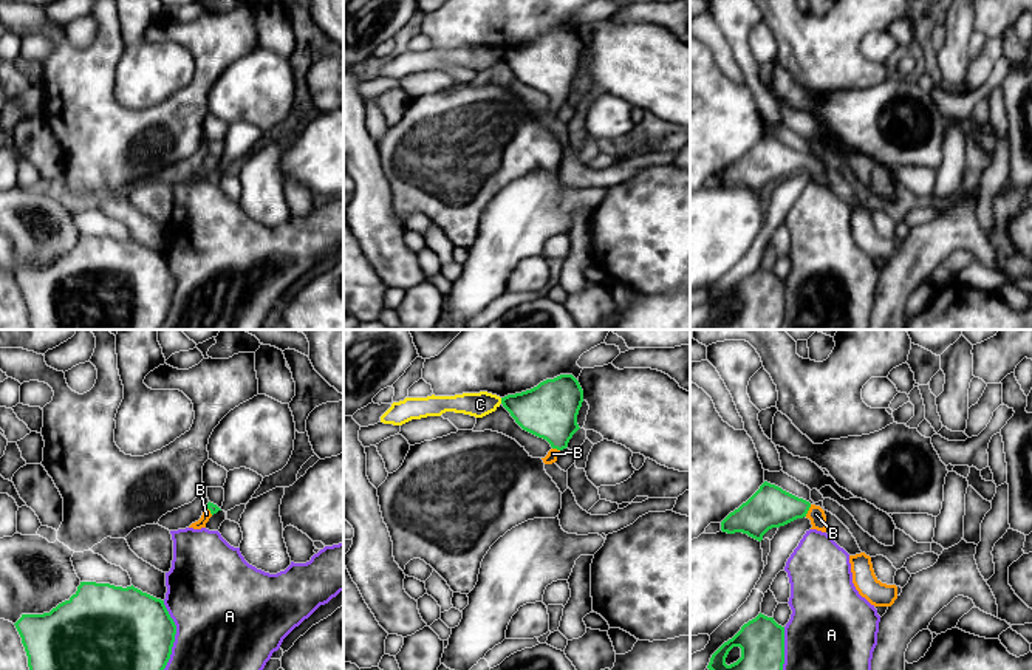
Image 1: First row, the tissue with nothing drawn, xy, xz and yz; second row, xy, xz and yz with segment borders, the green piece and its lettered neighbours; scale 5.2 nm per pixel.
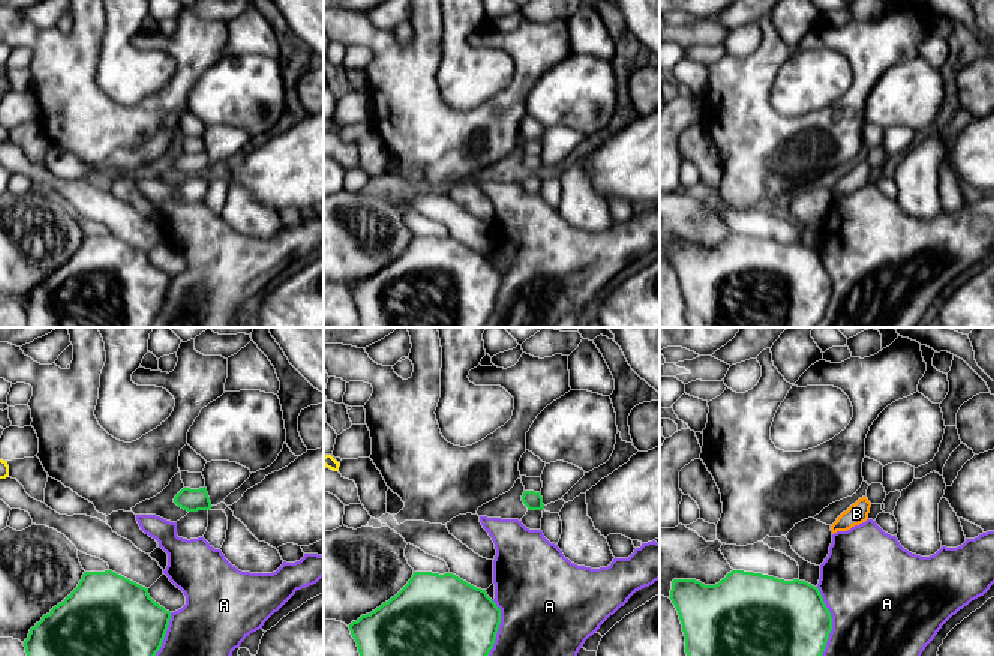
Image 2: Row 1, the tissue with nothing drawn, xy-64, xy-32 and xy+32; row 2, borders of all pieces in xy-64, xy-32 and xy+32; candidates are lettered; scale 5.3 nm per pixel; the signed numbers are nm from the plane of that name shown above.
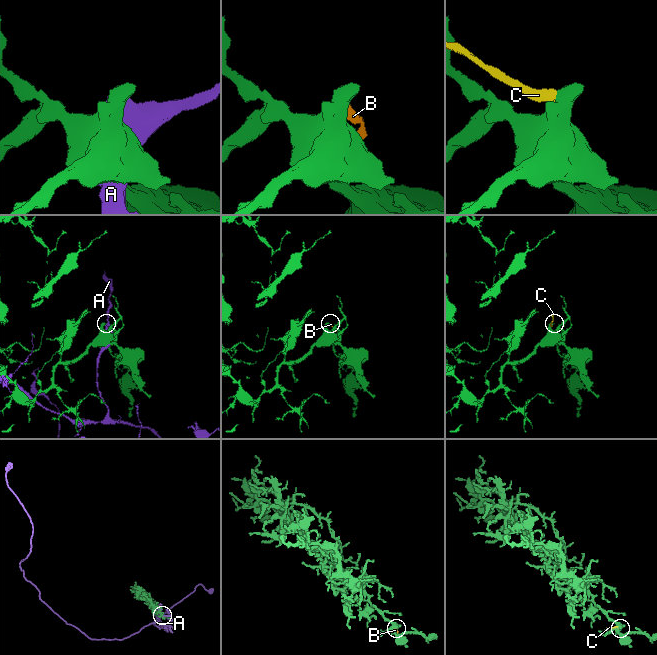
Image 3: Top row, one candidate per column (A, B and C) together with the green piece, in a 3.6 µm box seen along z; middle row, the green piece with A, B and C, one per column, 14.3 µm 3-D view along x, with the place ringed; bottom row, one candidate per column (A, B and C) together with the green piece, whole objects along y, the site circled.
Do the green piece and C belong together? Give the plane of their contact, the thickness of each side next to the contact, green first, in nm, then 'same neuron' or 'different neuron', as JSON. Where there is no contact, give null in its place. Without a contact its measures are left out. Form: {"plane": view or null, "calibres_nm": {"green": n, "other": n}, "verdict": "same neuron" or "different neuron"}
{"plane": "xz", "calibres_nm": {"green": 280, "other": 130}, "verdict": "different neuron"}

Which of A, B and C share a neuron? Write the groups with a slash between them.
A C / B

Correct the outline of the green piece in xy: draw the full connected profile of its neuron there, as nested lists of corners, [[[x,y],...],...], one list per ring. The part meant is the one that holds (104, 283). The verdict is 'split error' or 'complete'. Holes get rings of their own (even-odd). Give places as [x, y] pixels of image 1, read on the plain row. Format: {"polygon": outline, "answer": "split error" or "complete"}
{"polygon": [[[80,235],[77,244],[50,266],[22,268],[14,277],[28,309],[31,330],[159,330],[175,296],[176,279],[164,254],[132,240]]], "answer": "complete"}

